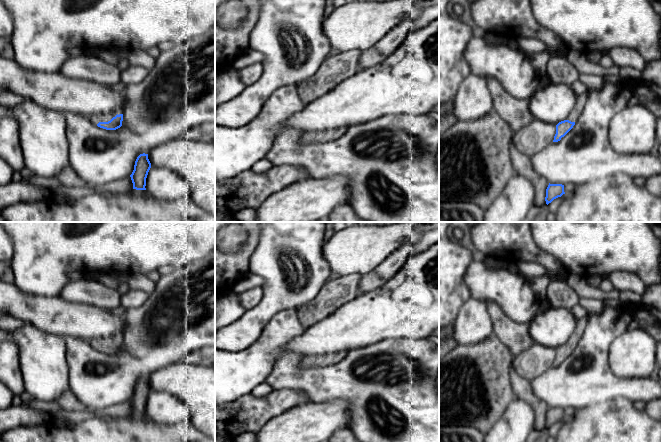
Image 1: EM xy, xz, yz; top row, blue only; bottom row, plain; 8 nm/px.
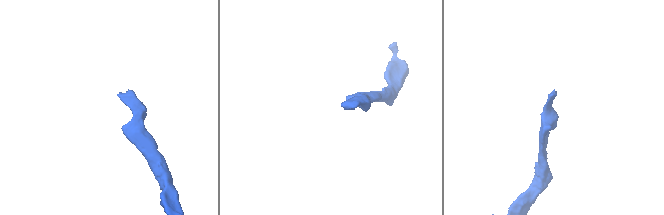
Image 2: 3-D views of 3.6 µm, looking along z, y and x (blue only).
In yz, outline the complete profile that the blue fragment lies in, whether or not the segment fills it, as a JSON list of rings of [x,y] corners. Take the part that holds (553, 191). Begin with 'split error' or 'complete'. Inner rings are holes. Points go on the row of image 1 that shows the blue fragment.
complete | [[[549,183],[549,185],[546,189],[546,197],[545,197],[546,204],[548,205],[554,199],[561,197],[563,194],[565,194],[564,185]]]

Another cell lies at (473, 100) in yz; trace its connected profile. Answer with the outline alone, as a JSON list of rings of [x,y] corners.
[[[469,74],[460,84],[453,100],[458,121],[474,121],[485,117],[493,109],[493,98],[485,77]]]

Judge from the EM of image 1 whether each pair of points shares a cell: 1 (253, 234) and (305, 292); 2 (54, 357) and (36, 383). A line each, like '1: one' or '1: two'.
1: two
2: one

